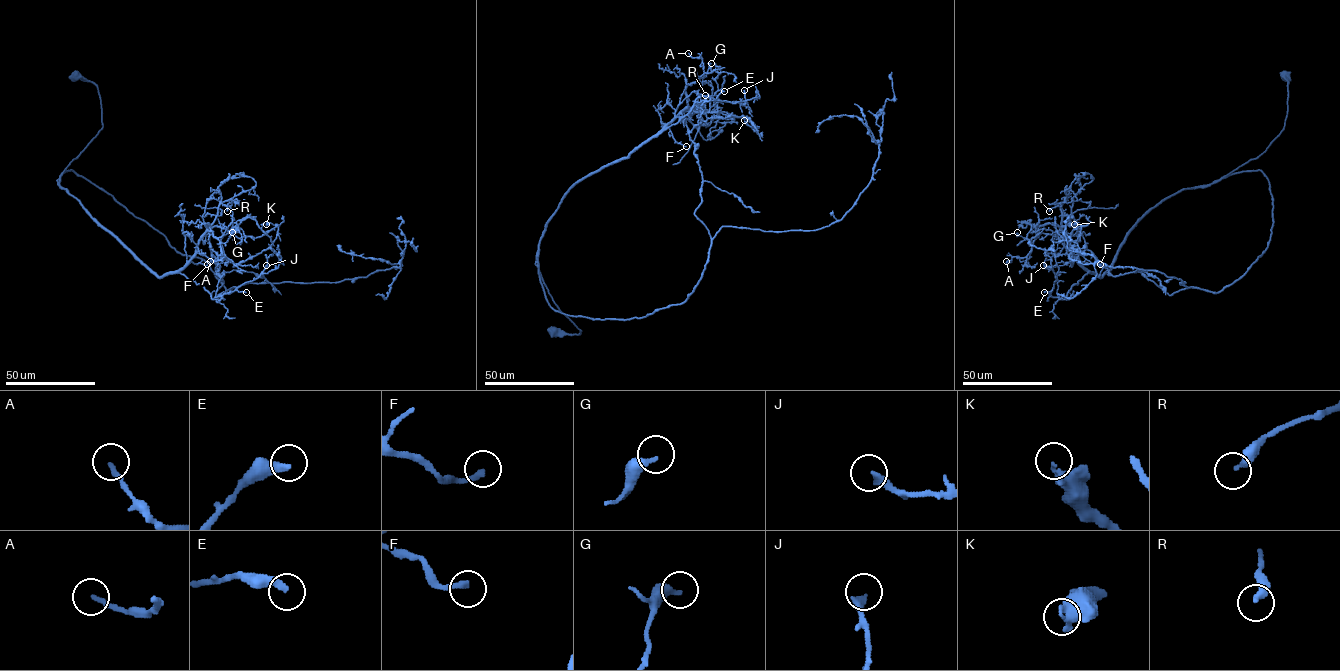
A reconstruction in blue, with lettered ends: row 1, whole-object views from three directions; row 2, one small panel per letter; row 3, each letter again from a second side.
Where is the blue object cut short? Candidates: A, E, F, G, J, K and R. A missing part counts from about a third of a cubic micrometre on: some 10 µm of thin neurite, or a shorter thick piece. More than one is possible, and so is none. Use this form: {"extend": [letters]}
{"extend": ["E", "F"]}

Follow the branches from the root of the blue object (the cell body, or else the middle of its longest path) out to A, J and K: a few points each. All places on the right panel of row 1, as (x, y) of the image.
A: (1285, 76), (1284, 127), (1267, 149), (1152, 207), (1102, 276), (1050, 223), (1025, 257), (1006, 261)
J: (1285, 76), (1284, 127), (1263, 152), (1158, 203), (1112, 266), (1064, 299), (1049, 295), (1058, 267), (1043, 265)
K: (1285, 76), (1284, 128), (1229, 174), (1259, 170), (1273, 205), (1239, 278), (1169, 295), (1071, 264), (1074, 224)

